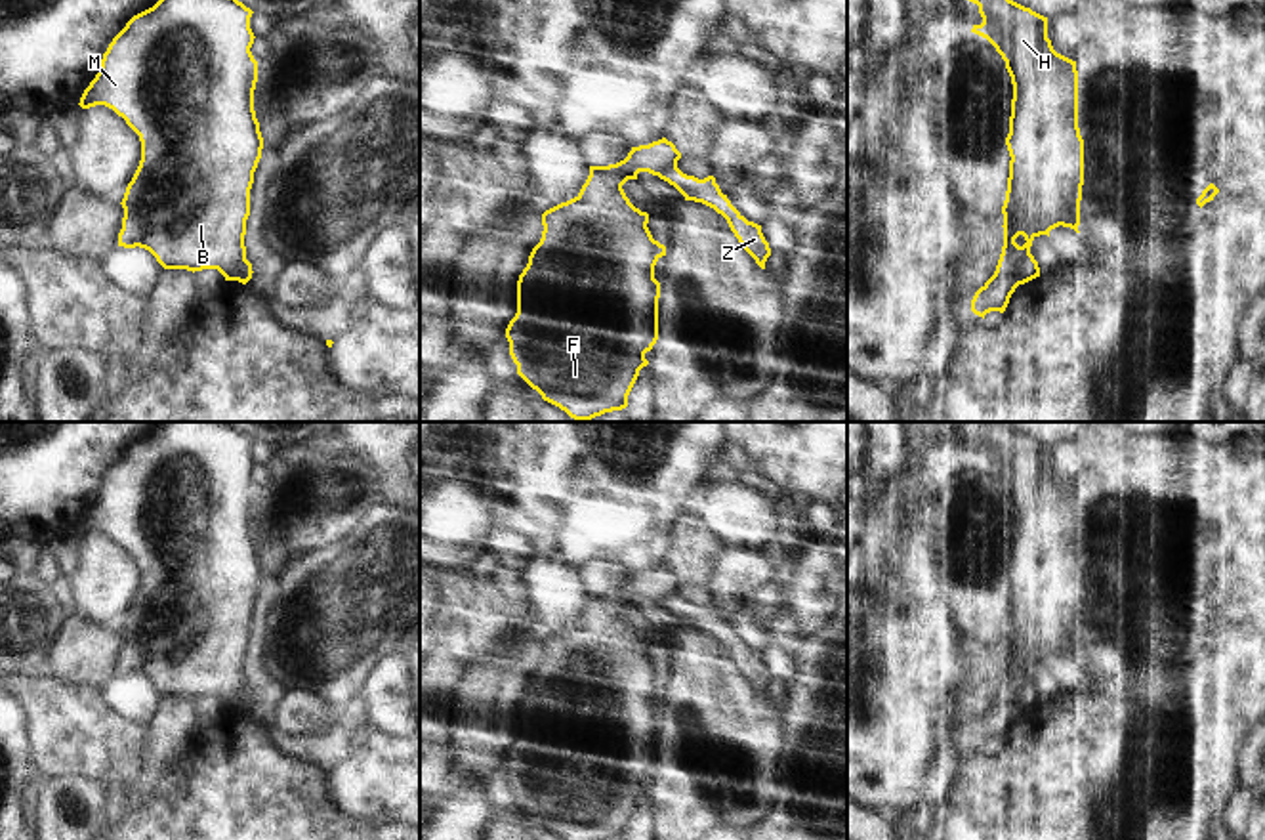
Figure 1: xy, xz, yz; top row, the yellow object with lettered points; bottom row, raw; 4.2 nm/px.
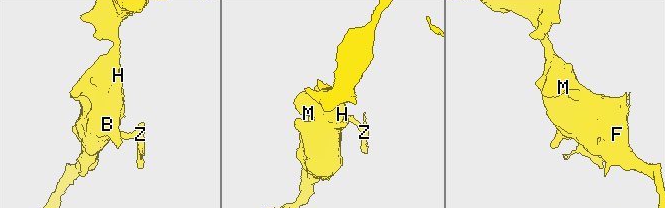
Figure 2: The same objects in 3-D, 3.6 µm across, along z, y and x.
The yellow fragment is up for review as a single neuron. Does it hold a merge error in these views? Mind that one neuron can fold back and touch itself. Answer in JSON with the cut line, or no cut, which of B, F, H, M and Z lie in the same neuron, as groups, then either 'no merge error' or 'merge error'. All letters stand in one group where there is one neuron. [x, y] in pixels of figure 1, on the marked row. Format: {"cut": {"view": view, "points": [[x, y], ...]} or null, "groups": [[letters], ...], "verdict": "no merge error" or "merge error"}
{"cut": {"view": "yz", "points": [[1029, 252], [1021, 262], [1019, 283]]}, "groups": [["B", "F", "H", "M"], ["Z"]], "verdict": "merge error"}

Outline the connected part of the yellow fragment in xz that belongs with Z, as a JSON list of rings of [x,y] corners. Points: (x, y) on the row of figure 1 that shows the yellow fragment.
[[[677,166],[666,170],[658,176],[660,179],[674,185],[685,200],[702,202],[721,214],[742,248],[756,260],[756,263],[765,269],[765,262],[771,256],[769,242],[761,233],[761,225],[748,221],[721,193],[714,176],[698,179],[695,176],[683,174]]]

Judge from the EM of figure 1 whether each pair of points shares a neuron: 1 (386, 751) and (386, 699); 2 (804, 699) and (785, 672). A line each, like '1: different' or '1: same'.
1: different
2: different

